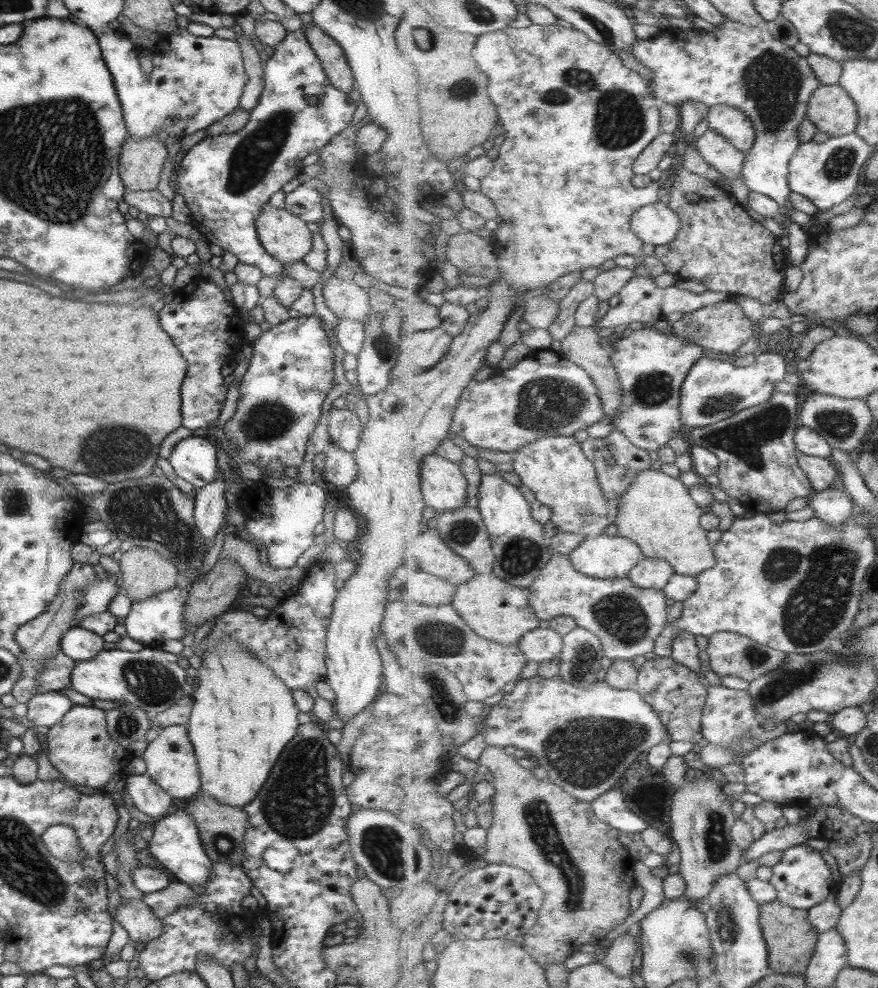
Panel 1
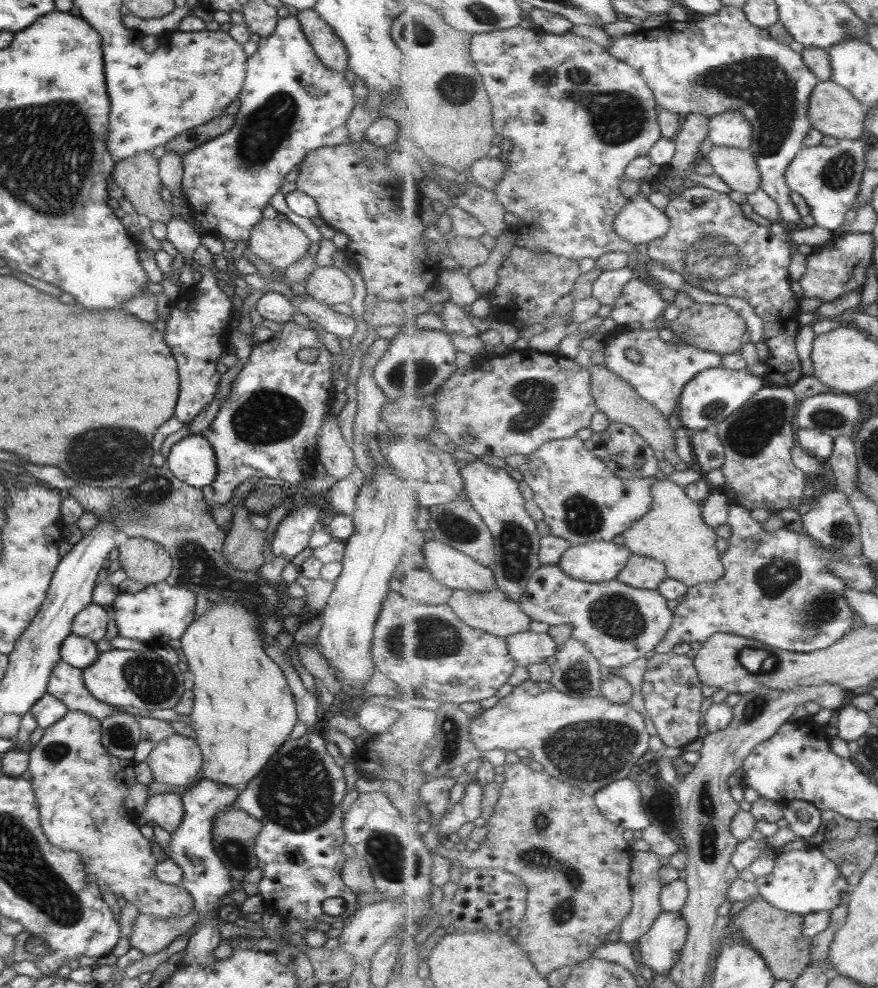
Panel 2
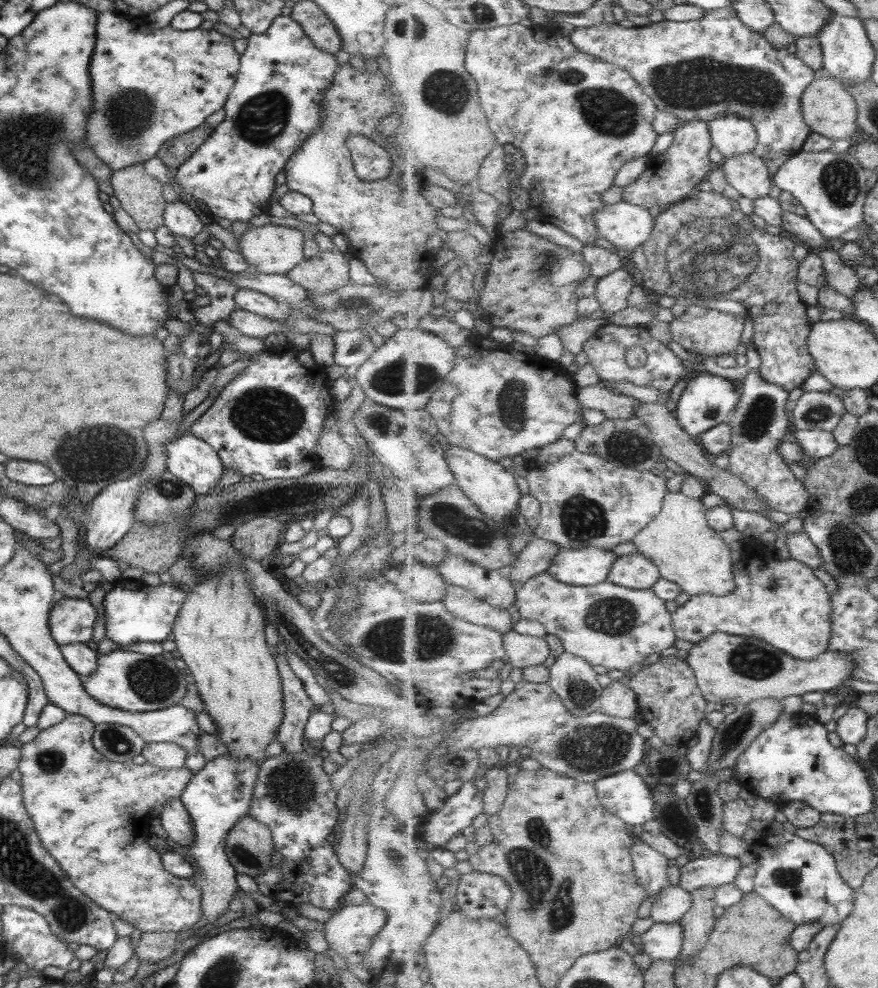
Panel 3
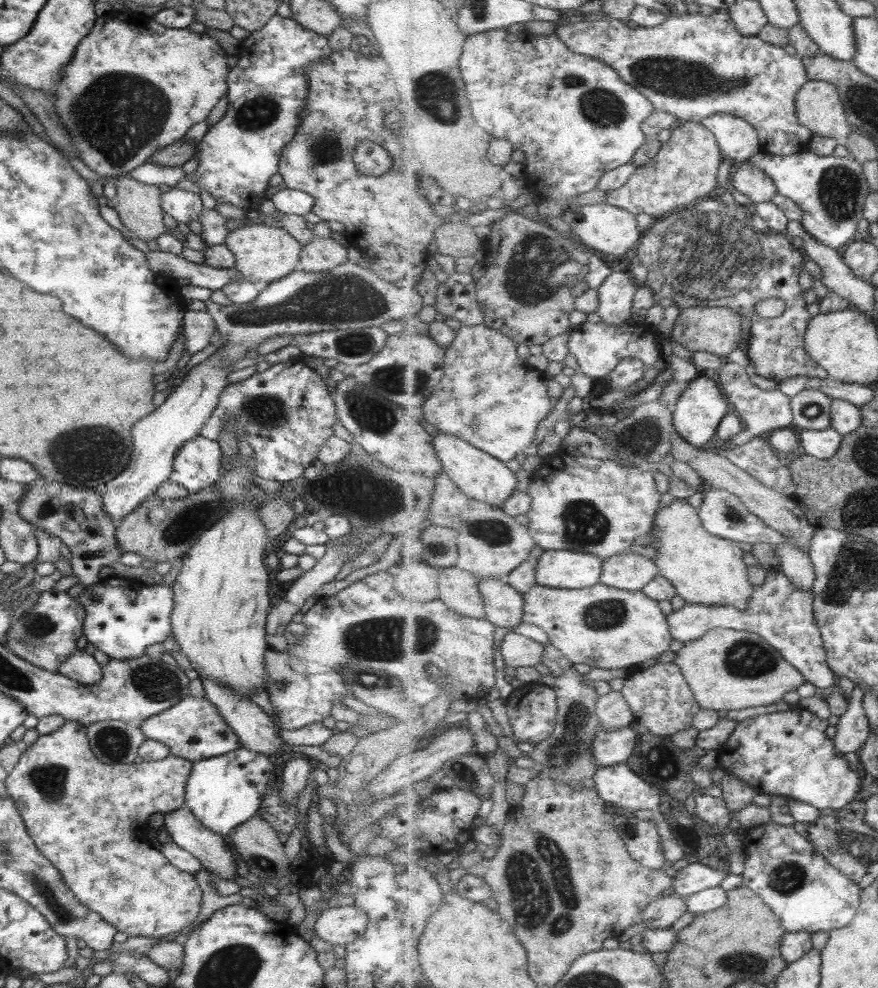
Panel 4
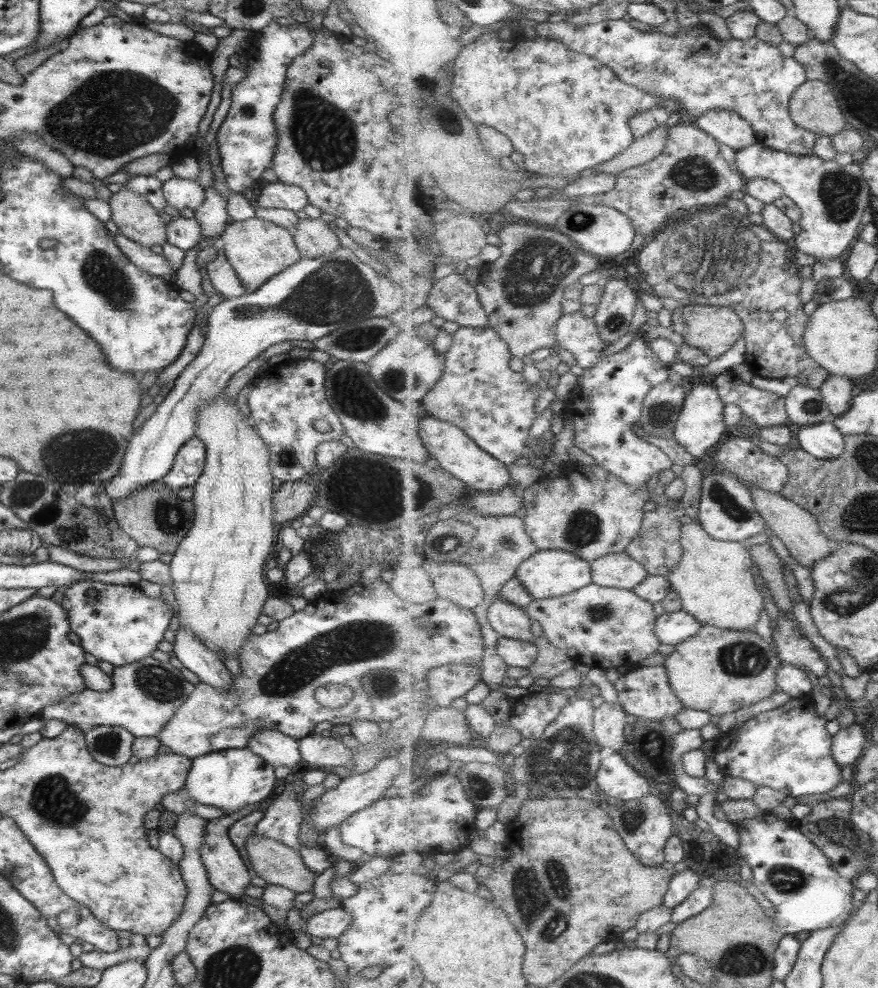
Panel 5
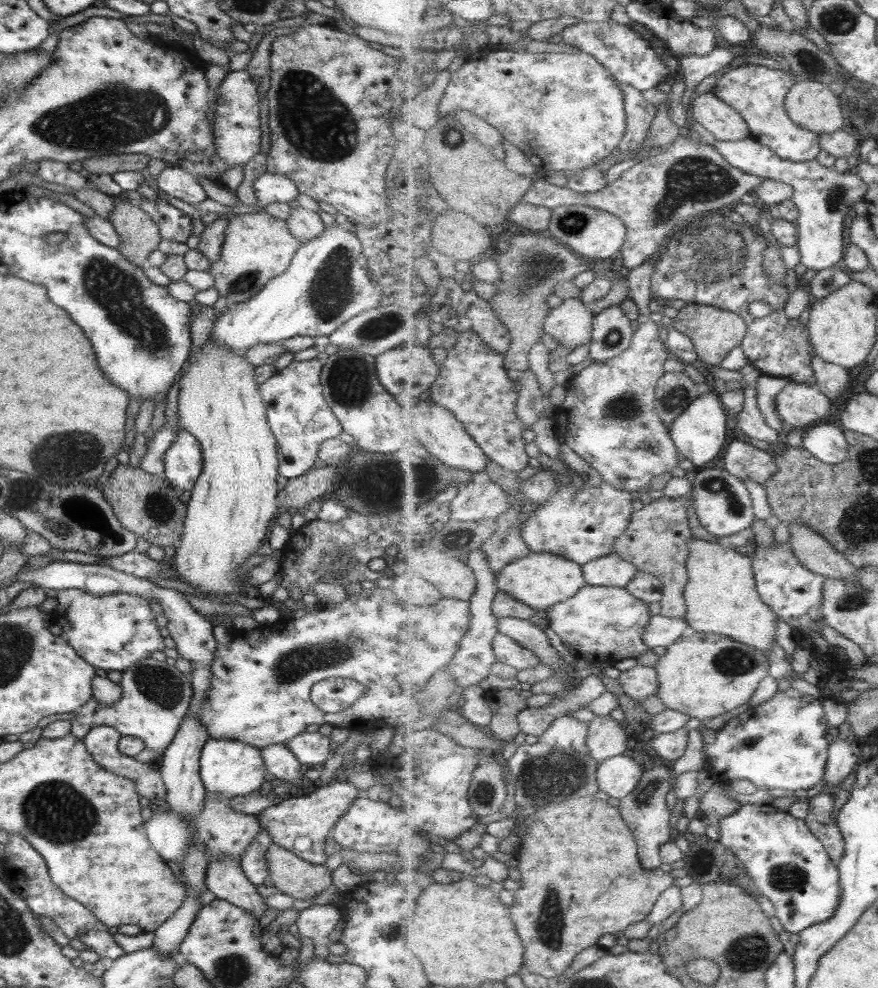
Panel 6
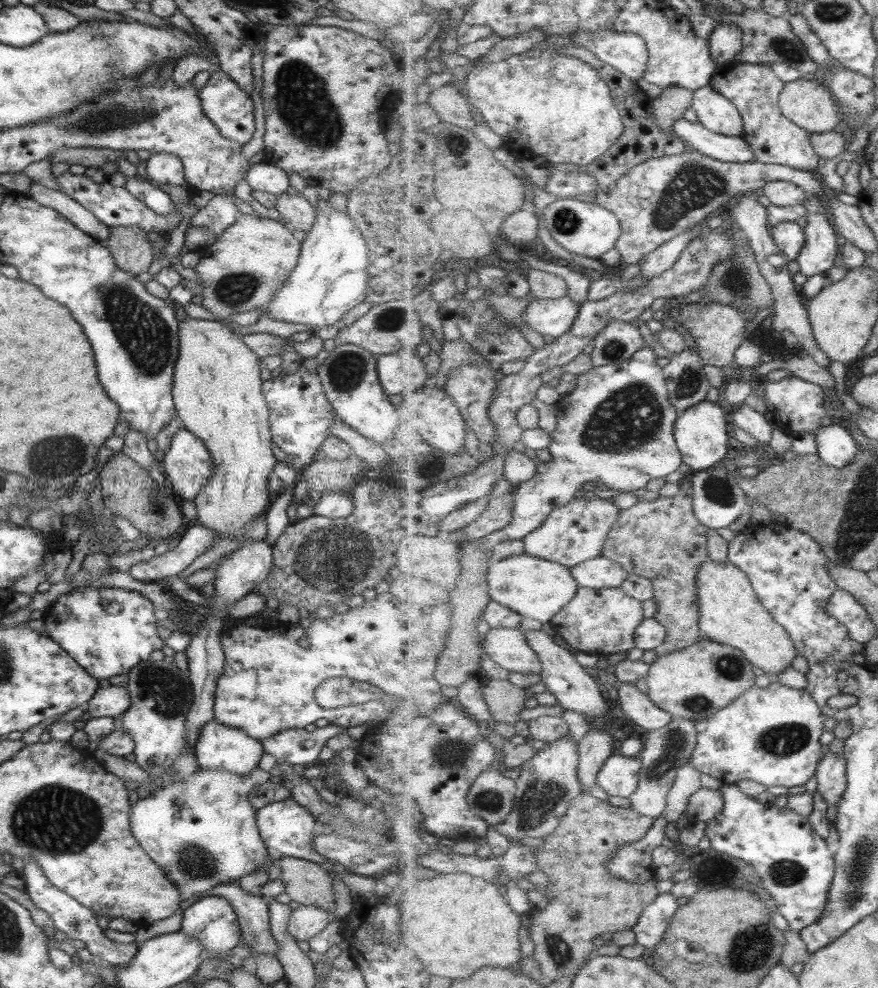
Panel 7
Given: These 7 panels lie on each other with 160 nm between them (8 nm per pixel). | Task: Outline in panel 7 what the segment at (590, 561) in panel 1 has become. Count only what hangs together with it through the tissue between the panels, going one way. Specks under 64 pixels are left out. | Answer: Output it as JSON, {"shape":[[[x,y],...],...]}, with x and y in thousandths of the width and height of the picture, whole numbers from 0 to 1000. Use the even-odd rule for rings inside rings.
{"shape":[[[600,559],[562,568],[556,576],[556,589],[560,607],[595,621],[598,624],[628,631],[632,622],[655,605],[659,591],[650,575],[605,563]]]}

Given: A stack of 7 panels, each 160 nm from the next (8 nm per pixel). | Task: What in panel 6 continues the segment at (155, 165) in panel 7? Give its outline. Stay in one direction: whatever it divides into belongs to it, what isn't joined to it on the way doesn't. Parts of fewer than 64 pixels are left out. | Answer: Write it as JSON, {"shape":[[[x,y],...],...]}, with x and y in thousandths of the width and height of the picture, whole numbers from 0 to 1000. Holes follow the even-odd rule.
{"shape":[[[189,166],[177,179],[177,186],[192,198],[218,207],[236,199],[224,180],[199,167]]]}

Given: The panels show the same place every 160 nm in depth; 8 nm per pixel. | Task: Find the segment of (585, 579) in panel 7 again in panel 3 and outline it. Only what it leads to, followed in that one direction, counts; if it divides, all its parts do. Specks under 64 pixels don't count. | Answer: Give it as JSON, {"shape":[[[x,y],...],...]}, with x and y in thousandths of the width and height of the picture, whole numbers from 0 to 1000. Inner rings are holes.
{"shape":[[[730,560],[707,562],[696,575],[692,589],[714,595],[741,596],[754,586],[748,572]]]}

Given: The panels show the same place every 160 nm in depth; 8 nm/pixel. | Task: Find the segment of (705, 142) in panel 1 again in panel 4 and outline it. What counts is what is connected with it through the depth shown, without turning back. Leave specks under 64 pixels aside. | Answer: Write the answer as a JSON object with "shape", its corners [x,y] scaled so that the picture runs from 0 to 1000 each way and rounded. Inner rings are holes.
{"shape":[[[853,164],[841,166],[833,174],[833,182],[836,190],[860,206],[878,204],[886,197],[882,182]]]}

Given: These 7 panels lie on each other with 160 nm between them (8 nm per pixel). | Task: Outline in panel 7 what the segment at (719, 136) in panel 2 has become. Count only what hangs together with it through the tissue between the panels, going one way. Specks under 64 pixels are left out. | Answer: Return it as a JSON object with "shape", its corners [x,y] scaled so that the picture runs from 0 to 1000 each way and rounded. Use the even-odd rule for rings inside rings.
{"shape":[[[810,85],[790,93],[788,109],[796,123],[808,132],[828,138],[846,138],[849,130],[845,114],[835,102],[813,91]]]}

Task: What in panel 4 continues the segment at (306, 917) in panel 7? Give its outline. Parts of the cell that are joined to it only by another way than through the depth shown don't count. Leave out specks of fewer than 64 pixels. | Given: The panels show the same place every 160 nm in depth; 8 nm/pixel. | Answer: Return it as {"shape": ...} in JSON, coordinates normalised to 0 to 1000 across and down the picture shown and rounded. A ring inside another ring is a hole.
{"shape":[[[402,917],[388,919],[370,918],[356,935],[358,948],[364,949],[379,959],[404,953],[418,937],[416,923]]]}

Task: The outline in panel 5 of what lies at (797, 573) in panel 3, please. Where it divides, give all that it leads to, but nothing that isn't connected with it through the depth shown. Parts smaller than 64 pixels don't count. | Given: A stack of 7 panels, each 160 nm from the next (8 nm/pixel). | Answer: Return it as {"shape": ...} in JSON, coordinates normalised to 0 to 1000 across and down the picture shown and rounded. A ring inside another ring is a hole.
{"shape":[[[887,616],[886,620],[880,649],[884,650],[887,666],[912,678],[923,678],[929,685],[940,684],[942,672],[935,668],[935,662],[918,643],[913,632],[895,617]],[[778,617],[751,622],[745,639],[755,652],[770,654],[786,647],[787,644],[792,644],[800,636],[801,632],[797,628],[794,628],[786,619]]]}

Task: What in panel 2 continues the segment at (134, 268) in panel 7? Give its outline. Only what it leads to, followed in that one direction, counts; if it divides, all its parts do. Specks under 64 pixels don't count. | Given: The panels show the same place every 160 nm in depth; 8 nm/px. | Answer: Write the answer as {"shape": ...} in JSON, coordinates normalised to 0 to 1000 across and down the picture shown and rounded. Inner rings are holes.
{"shape":[[[171,154],[132,164],[125,178],[138,191],[139,200],[151,209],[155,218],[163,217],[172,225],[186,227],[192,223],[195,213],[181,197],[180,162]]]}

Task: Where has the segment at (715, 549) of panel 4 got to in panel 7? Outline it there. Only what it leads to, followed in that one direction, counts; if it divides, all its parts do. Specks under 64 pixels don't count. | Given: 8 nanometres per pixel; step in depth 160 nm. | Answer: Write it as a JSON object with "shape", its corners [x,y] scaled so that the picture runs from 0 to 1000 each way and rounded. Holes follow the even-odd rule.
{"shape":[[[809,566],[796,576],[794,595],[801,643],[819,652],[833,652],[842,656],[851,668],[876,685],[901,675],[901,670],[910,660],[900,640],[868,612],[855,585],[842,573]]]}

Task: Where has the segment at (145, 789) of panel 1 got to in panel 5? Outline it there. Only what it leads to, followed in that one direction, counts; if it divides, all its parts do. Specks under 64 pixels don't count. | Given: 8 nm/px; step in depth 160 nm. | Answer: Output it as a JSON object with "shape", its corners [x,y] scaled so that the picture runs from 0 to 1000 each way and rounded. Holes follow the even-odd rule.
{"shape":[[[295,812],[281,814],[271,821],[264,822],[262,825],[235,830],[231,852],[229,858],[226,860],[229,872],[237,887],[238,895],[244,900],[249,901],[249,903],[256,903],[261,909],[267,911],[281,911],[276,901],[279,901],[279,898],[284,897],[285,889],[281,884],[281,879],[279,874],[277,874],[277,870],[272,867],[272,862],[265,857],[265,854],[261,851],[261,847],[257,845],[257,839],[260,839],[265,832],[277,828],[277,826],[286,821],[294,821],[295,816]]]}

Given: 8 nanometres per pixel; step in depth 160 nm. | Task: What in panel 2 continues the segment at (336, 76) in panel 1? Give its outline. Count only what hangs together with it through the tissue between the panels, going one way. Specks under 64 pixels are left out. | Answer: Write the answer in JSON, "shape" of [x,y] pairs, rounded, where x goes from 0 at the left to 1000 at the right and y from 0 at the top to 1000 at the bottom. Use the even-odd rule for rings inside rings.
{"shape":[[[355,9],[341,10],[337,20],[364,64],[378,72],[392,75],[396,68],[392,45],[377,28],[361,16],[361,12]]]}

